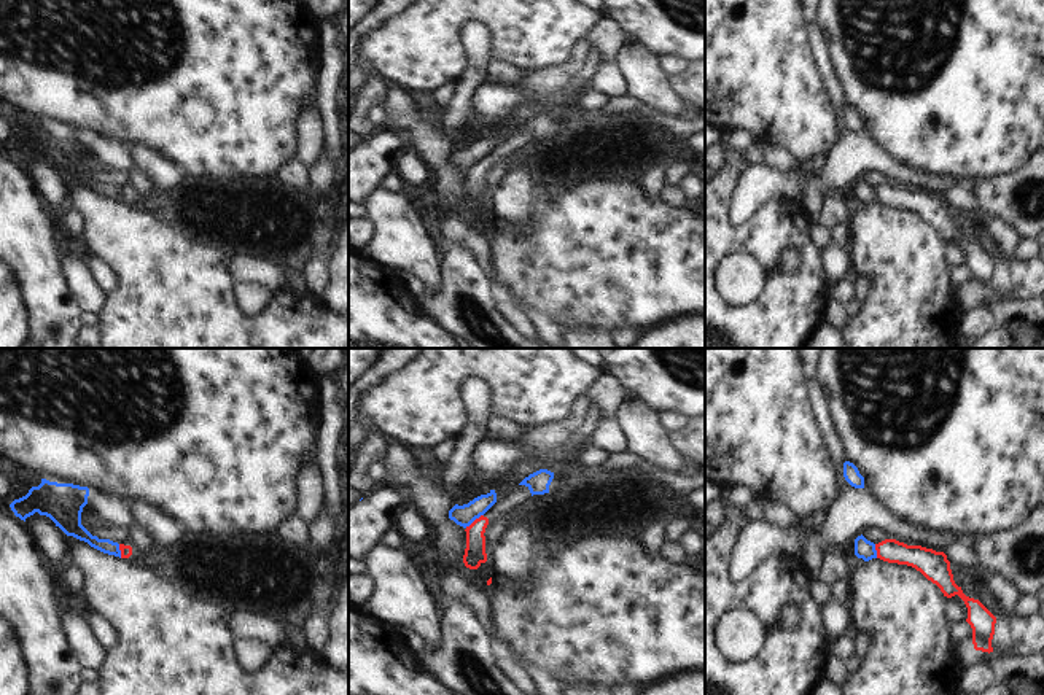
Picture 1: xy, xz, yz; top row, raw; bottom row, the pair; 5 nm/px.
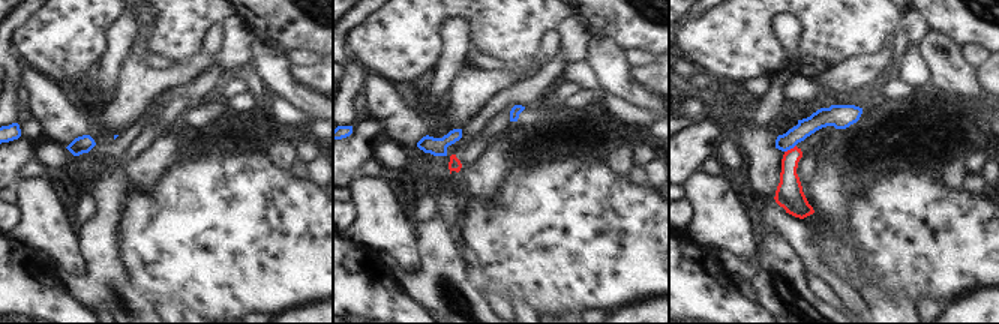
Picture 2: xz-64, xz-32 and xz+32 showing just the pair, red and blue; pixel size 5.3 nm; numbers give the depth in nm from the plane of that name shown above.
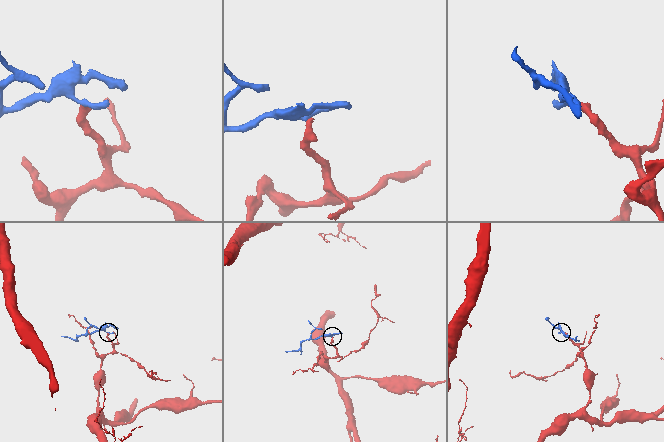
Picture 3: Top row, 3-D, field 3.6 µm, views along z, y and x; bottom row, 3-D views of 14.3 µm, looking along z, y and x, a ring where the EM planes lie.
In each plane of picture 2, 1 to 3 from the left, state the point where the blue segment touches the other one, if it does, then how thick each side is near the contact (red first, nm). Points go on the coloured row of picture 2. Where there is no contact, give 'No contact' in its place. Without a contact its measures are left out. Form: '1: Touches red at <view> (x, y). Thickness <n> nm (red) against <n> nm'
1: No contact
2: No contact
3: Touches red at xz+32 (791, 149). Thickness 150 nm (red) against 100 nm

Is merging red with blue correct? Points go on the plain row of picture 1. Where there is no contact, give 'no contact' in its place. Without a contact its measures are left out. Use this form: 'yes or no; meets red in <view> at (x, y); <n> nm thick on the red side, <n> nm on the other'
no; meets red in xz at (475, 164); 110 nm thick on the red side, 110 nm on the other

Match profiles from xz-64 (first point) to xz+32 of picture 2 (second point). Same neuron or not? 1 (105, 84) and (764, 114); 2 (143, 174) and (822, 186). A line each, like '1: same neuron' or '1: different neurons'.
1: same neuron
2: same neuron

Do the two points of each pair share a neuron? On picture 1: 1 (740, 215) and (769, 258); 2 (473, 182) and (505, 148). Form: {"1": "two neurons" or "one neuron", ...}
{"1": "two neurons", "2": "one neuron"}

